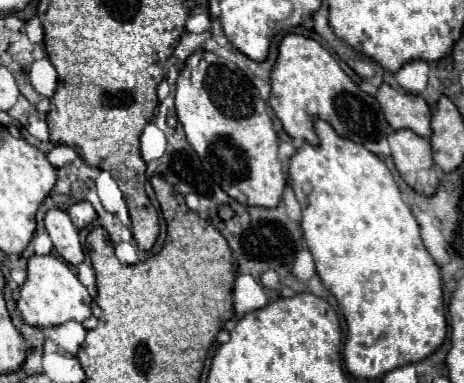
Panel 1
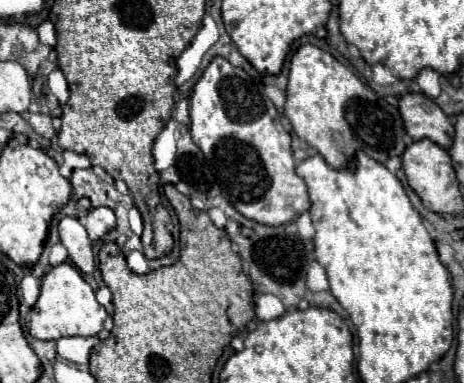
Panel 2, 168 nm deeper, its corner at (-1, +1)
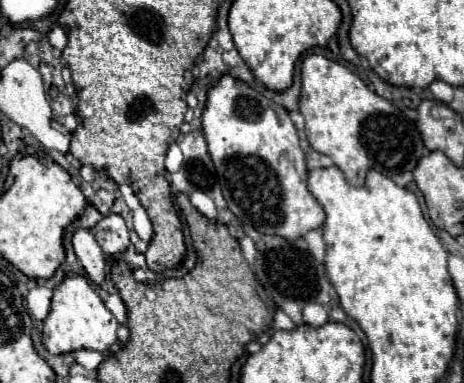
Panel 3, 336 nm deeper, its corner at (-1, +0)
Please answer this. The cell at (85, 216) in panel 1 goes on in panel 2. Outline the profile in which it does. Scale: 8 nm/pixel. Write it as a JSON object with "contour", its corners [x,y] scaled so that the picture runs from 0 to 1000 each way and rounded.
{"contour":[[[226,538],[196,543],[179,569],[179,590],[183,590],[196,627],[213,627],[235,601],[248,595],[248,559],[239,543],[226,543]]]}

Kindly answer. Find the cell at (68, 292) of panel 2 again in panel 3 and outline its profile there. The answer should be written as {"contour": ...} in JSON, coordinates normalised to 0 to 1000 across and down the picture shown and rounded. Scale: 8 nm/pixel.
{"contour":[[[149,718],[123,755],[110,786],[110,812],[93,849],[93,901],[114,927],[144,927],[166,911],[196,911],[213,922],[235,922],[239,901],[252,885],[252,833],[244,817],[222,796],[218,775],[192,749],[188,723],[179,718]]]}

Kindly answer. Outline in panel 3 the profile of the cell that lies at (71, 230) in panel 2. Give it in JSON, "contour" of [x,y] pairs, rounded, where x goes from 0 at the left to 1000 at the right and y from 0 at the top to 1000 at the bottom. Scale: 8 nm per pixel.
{"contour":[[[166,598],[157,614],[157,650],[166,661],[166,676],[179,687],[192,728],[209,744],[222,739],[226,728],[226,666],[218,645],[209,640],[200,608],[192,598]]]}

